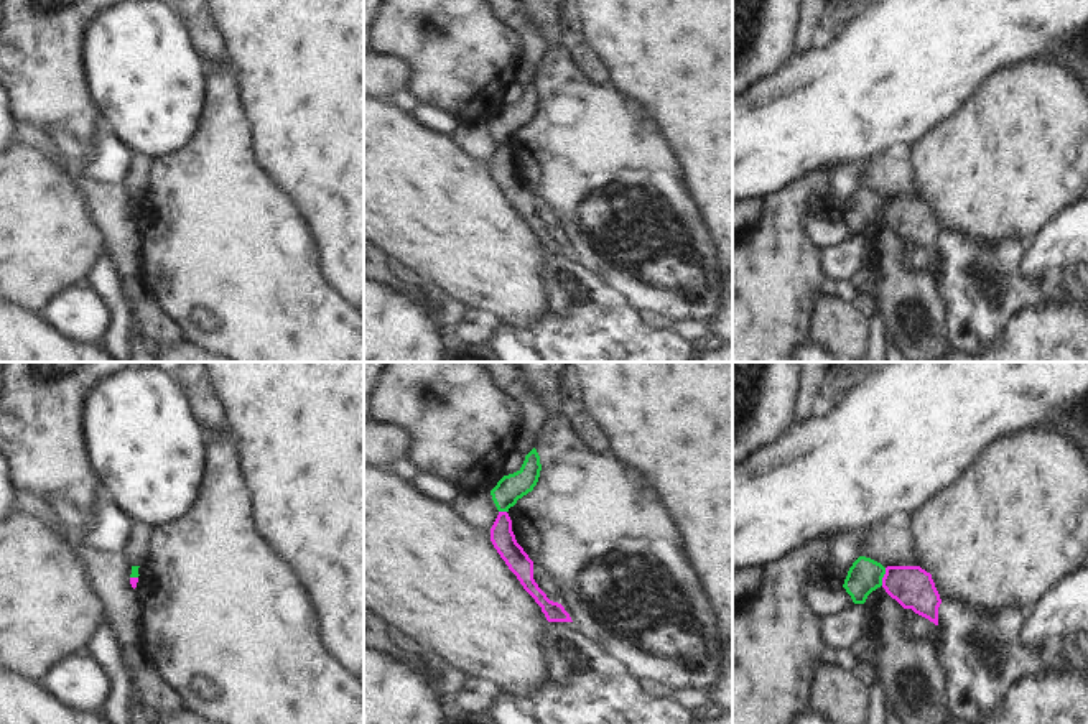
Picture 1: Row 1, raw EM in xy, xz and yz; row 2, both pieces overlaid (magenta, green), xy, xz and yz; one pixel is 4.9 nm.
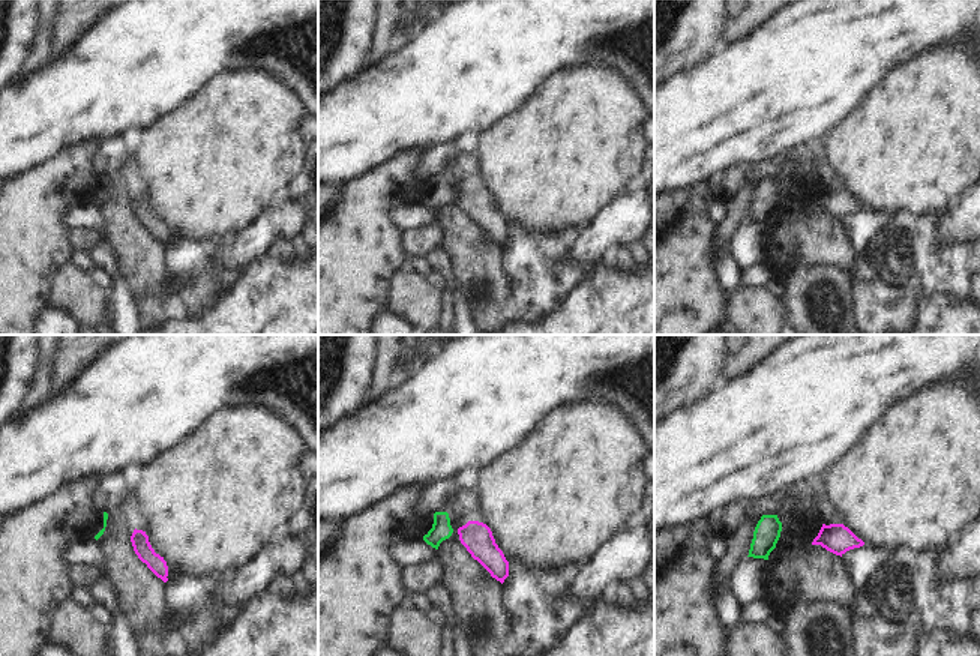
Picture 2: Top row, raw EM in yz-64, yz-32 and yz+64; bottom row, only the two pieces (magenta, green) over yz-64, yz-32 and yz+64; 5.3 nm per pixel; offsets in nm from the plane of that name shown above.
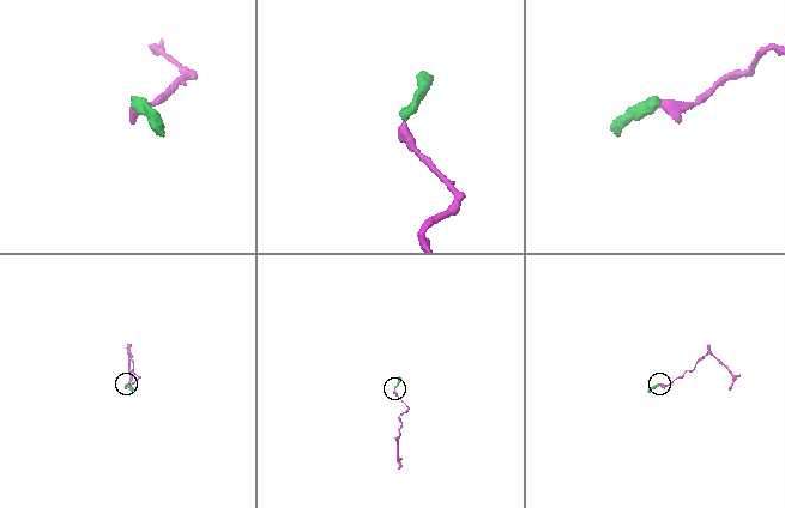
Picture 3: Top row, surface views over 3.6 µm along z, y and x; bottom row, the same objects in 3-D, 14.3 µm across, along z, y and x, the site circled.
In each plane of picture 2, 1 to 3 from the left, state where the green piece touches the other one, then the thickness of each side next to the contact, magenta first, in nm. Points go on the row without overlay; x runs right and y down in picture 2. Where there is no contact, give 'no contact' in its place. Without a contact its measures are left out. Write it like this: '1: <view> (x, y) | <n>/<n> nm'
1: no contact
2: no contact
3: no contact

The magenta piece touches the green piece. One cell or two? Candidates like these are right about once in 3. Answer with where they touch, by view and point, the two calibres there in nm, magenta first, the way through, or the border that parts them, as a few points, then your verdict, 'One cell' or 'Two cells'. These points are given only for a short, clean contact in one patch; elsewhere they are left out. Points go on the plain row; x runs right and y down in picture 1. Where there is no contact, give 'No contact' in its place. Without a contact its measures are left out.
Touches magenta at yz (884, 208). Thickness 200 nm (magenta) against 160 nm. Boundary: yz (886, 199), (881, 216). Two cells

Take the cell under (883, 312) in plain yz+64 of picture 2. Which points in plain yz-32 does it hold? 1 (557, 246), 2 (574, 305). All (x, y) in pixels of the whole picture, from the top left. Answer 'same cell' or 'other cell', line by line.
1: same cell
2: other cell

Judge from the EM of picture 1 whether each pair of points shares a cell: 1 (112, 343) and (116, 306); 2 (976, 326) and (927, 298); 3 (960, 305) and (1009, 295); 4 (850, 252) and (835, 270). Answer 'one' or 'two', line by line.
1: one
2: two
3: one
4: one

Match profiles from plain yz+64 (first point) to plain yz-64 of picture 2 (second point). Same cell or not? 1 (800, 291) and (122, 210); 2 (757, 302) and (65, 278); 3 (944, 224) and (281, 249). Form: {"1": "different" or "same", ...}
{"1": "same", "2": "same", "3": "different"}

